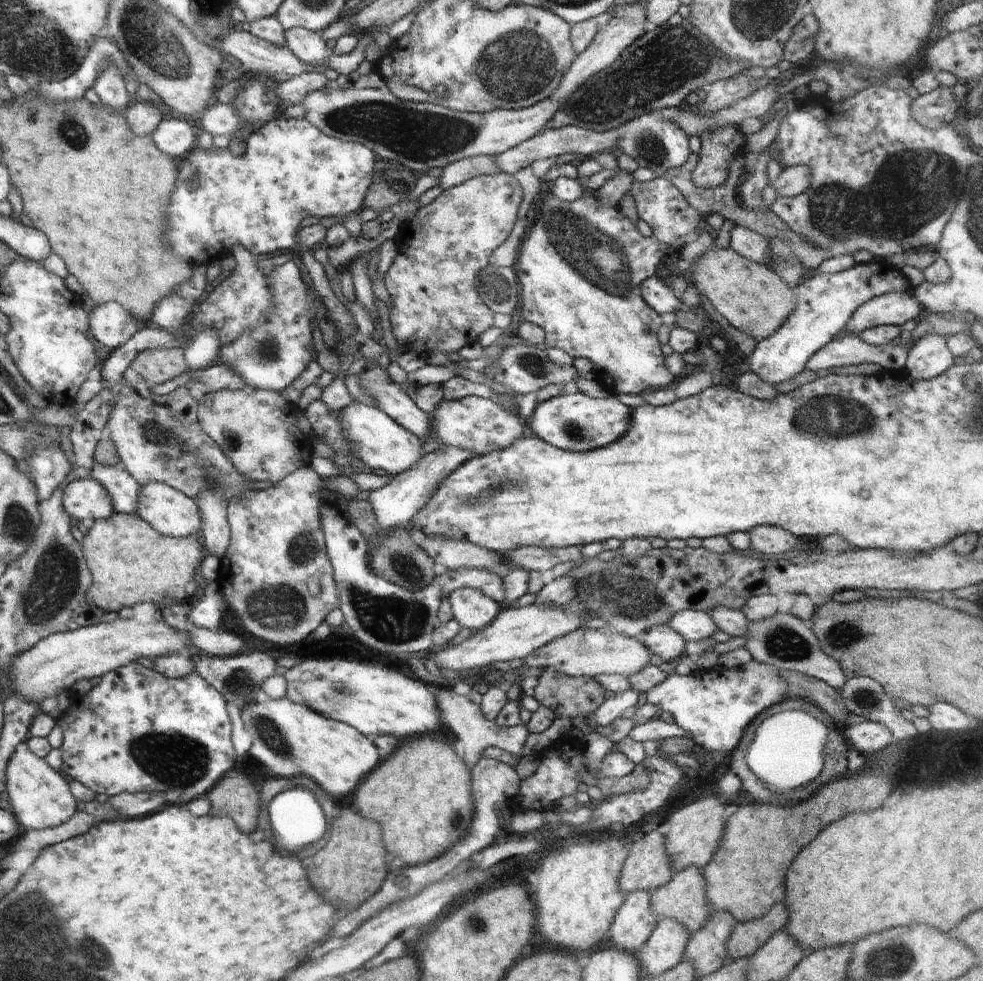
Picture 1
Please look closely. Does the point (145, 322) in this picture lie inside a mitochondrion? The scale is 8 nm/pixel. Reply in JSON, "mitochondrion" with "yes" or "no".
{"mitochondrion":"no"}

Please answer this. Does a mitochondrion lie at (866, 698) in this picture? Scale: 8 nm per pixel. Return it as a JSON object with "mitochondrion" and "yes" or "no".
{"mitochondrion":"yes"}

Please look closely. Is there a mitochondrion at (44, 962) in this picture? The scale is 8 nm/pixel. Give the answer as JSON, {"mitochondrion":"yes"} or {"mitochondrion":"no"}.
{"mitochondrion":"yes"}

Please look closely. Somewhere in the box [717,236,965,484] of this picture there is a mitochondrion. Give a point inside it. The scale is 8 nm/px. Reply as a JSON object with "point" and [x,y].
{"point":[830,415]}

